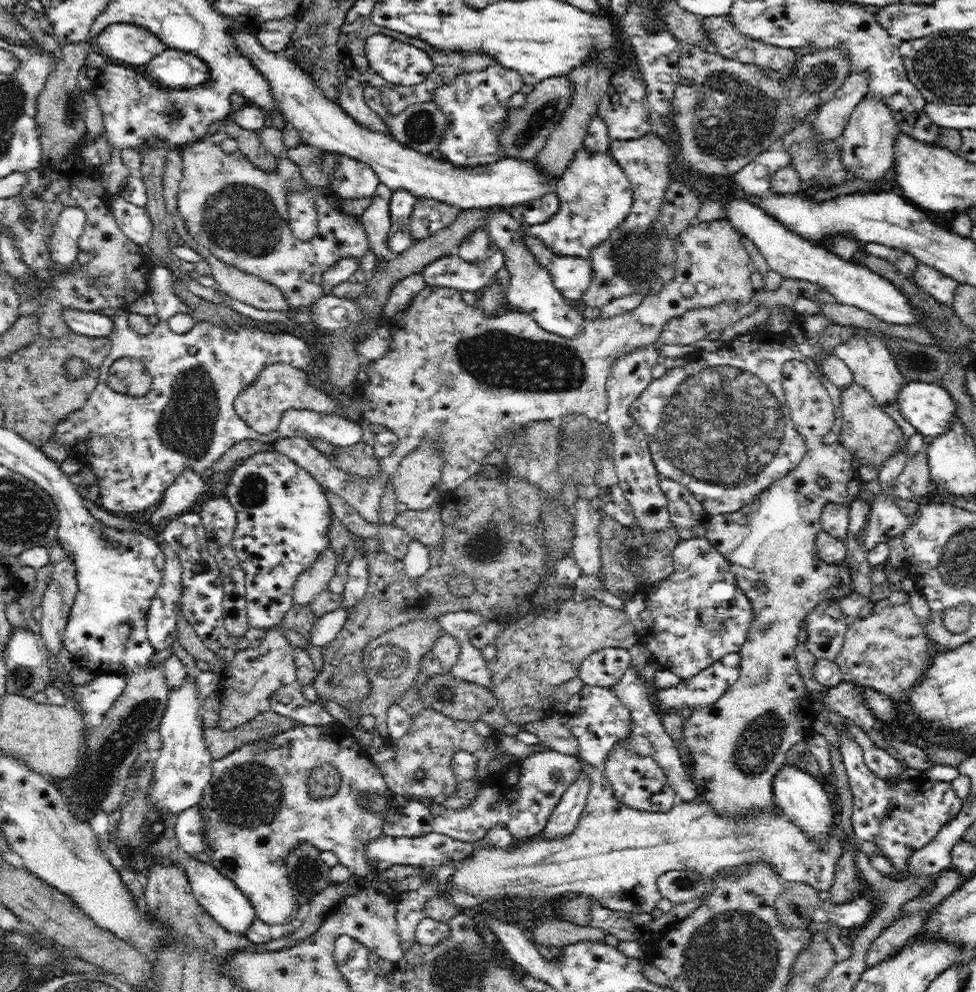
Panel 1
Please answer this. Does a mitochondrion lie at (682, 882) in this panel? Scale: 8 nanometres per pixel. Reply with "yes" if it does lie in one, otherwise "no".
yes

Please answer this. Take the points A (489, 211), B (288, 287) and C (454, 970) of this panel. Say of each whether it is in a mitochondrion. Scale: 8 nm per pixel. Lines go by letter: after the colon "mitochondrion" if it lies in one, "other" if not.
A: other
B: other
C: mitochondrion

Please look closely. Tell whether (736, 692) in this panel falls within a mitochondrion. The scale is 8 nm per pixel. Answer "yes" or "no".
no

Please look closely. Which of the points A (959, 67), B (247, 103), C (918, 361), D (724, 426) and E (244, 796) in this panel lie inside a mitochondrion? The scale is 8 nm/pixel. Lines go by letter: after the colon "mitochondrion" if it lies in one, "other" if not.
A: mitochondrion
B: other
C: mitochondrion
D: mitochondrion
E: mitochondrion

